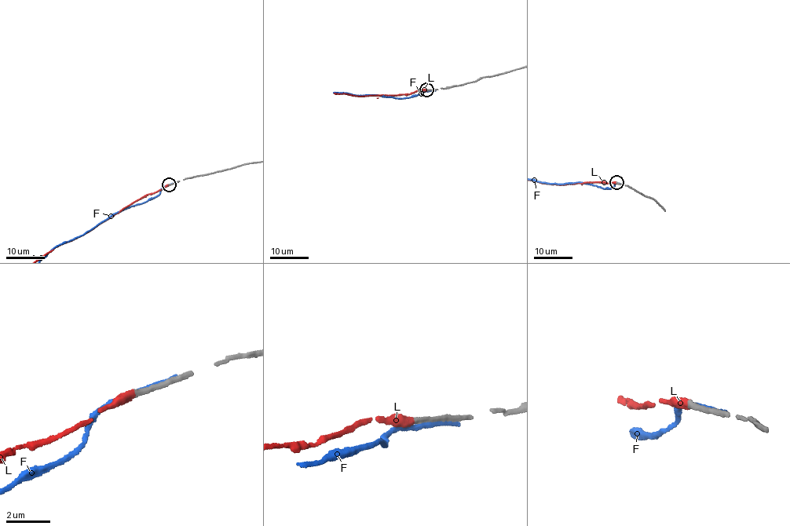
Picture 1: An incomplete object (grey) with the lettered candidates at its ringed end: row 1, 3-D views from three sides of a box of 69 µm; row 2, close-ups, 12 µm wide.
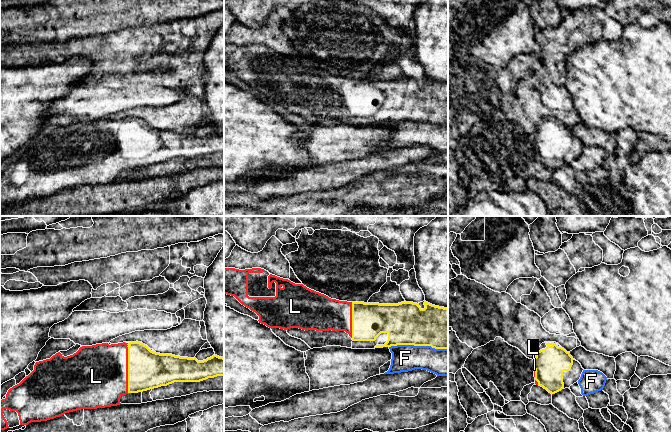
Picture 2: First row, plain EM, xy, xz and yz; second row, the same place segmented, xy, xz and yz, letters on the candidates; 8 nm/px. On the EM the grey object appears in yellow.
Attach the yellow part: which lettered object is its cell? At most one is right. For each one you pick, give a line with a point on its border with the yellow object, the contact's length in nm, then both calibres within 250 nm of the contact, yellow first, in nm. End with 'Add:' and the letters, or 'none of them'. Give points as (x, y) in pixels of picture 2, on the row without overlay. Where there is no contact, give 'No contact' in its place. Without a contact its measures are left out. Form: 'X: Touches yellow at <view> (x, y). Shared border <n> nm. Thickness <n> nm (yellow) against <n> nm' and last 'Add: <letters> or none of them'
L: Touches yellow at xy (128, 146). Shared border 360 nm. Thickness 300 nm (yellow) against 480 nm
Add: L

